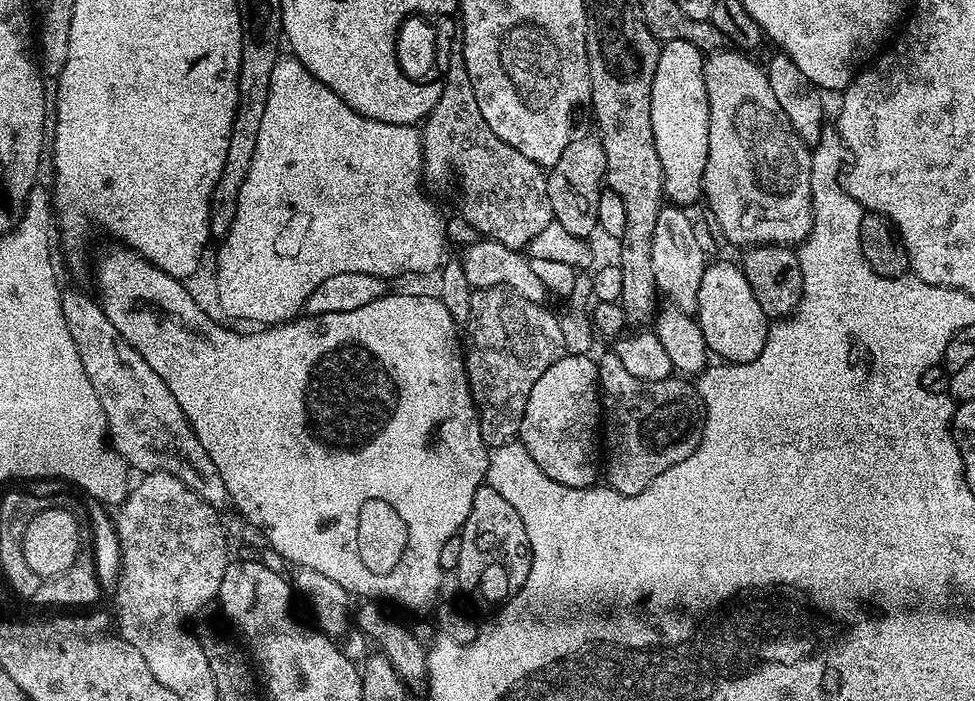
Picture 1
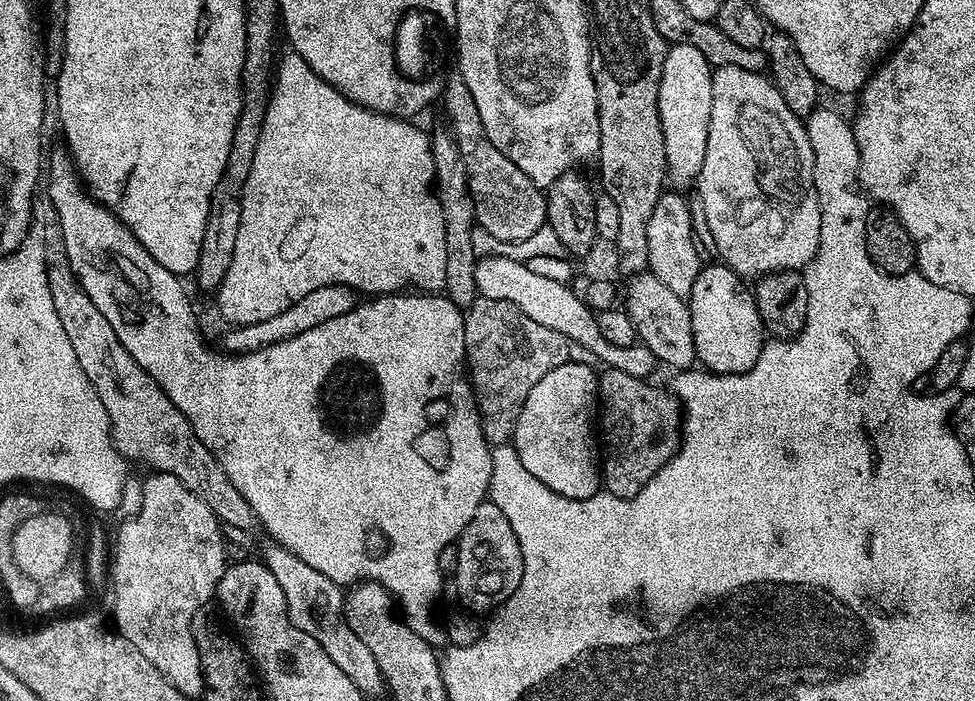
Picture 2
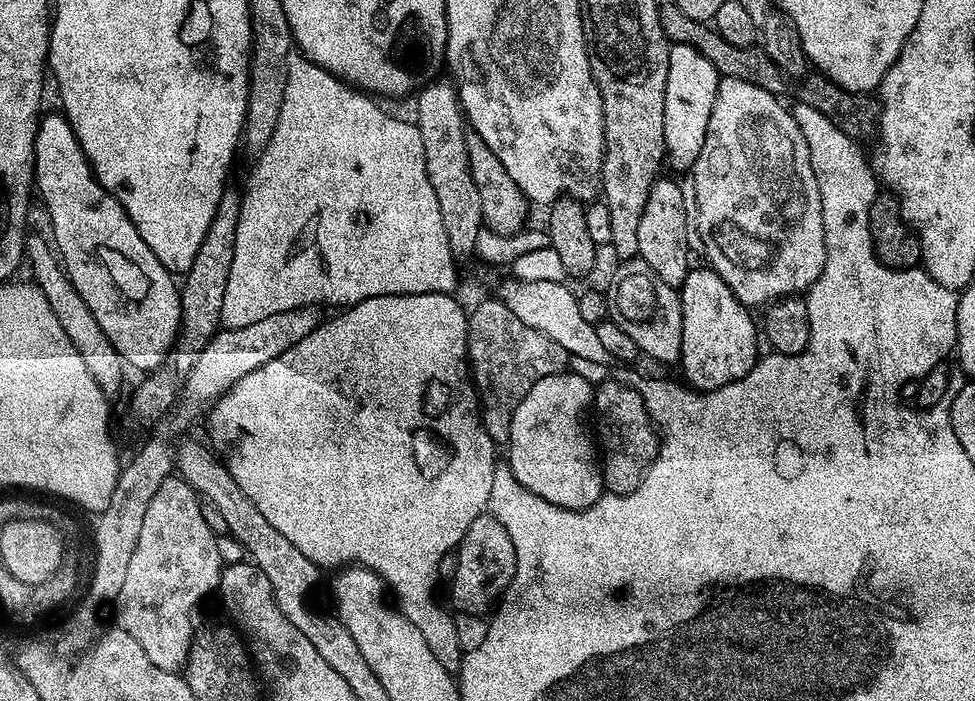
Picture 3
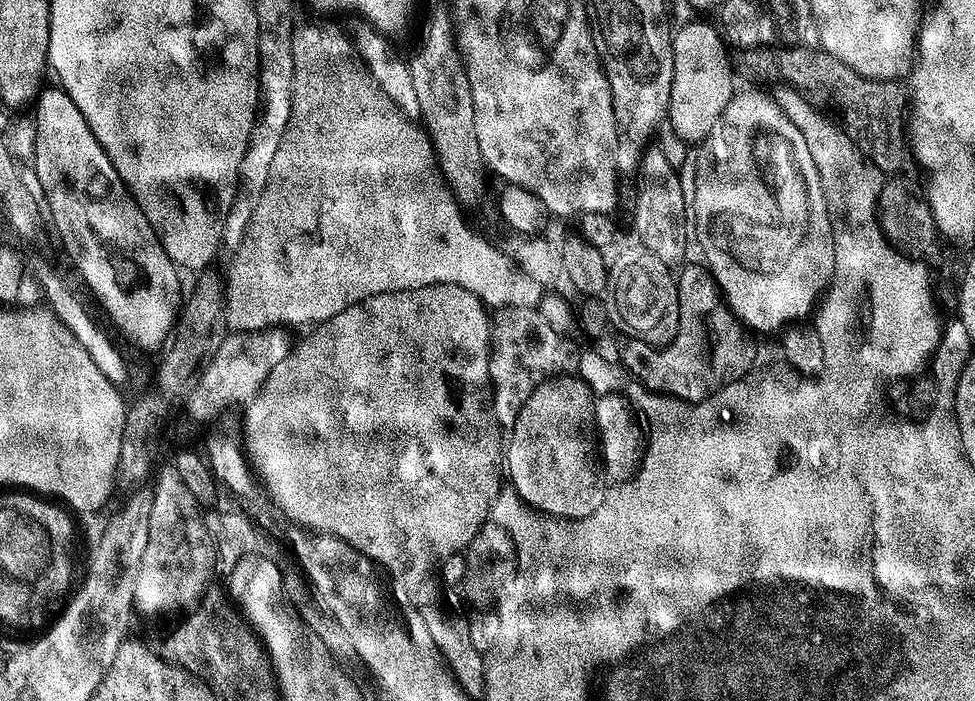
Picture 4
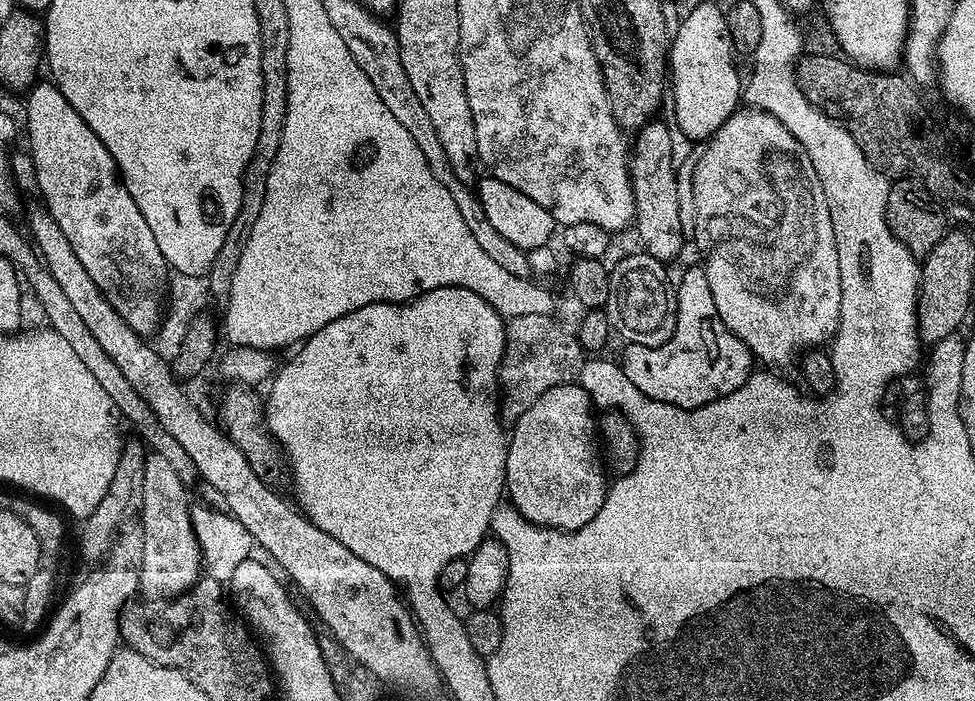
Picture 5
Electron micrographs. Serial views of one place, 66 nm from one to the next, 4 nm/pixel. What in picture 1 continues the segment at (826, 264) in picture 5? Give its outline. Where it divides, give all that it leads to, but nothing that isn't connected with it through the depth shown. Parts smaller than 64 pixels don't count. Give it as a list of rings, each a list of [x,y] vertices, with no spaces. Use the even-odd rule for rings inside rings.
[[[721,50],[711,53],[704,61],[710,138],[702,196],[705,201],[708,199],[712,216],[730,243],[799,246],[812,233],[812,152],[795,133],[786,112],[778,104],[765,69],[761,65],[759,68],[752,59],[739,50]]]

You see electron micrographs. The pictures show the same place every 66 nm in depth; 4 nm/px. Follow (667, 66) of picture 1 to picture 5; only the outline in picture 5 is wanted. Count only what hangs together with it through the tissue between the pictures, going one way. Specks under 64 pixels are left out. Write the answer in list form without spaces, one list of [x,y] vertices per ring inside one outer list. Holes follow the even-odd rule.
[[[700,4],[692,8],[679,21],[670,40],[670,53],[668,65],[670,67],[670,104],[672,112],[676,115],[675,127],[680,129],[693,142],[707,141],[726,122],[726,118],[737,111],[742,100],[742,76],[736,73],[736,56],[738,50],[732,44],[728,17],[723,7],[716,4]]]

